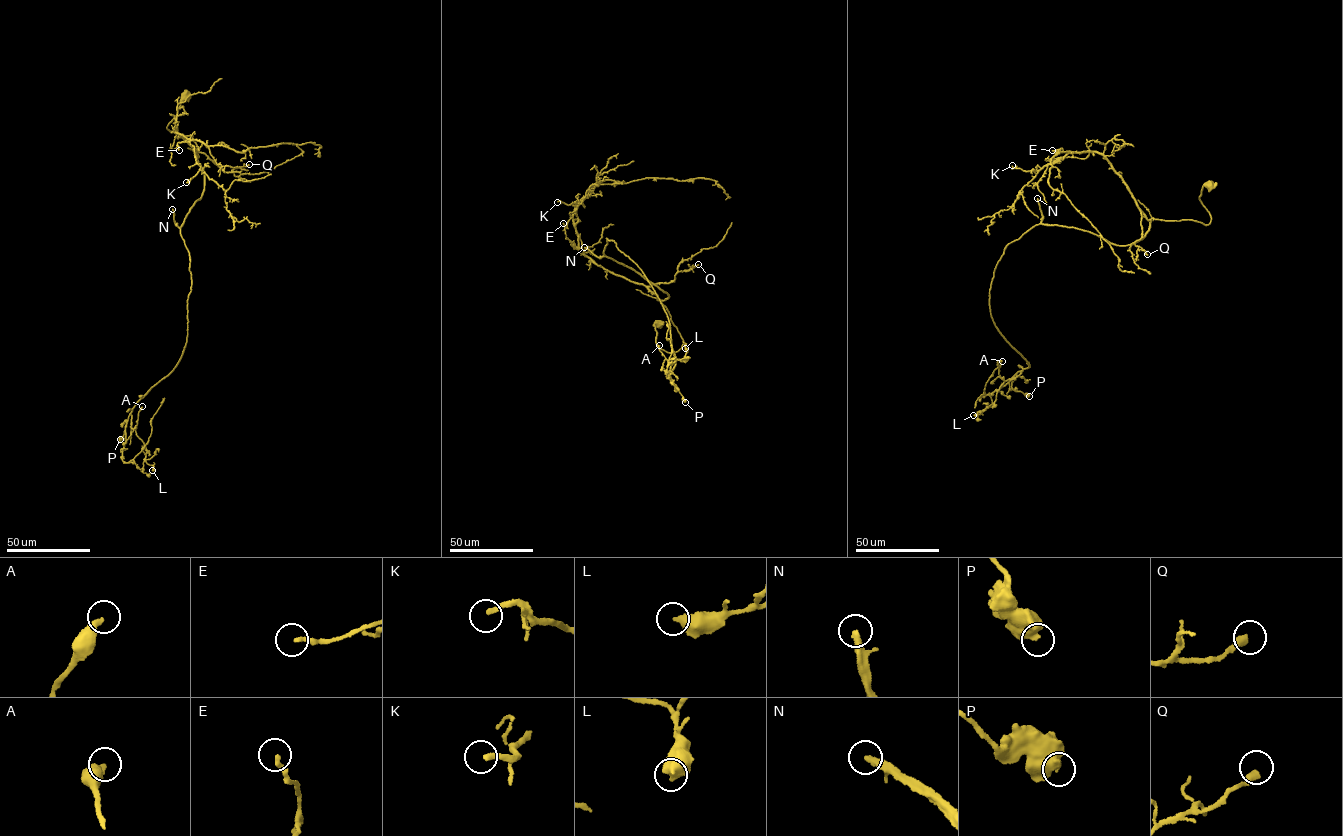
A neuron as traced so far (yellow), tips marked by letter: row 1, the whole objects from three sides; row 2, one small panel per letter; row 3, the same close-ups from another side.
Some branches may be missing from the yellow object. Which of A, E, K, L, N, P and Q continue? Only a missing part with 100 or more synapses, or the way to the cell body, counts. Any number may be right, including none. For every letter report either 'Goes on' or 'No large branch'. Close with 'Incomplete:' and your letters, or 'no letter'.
A: No large branch
E: No large branch
K: No large branch
L: No large branch
N: Goes on
P: No large branch
Q: No large branch
Incomplete: N

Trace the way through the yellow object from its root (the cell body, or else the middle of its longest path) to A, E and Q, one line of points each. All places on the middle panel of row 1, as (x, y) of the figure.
A: (658, 323), (658, 347), (681, 348), (667, 293), (605, 255), (606, 238), (666, 314), (671, 374), (659, 345)
E: (658, 323), (658, 347), (681, 348), (657, 296), (581, 253), (572, 218), (565, 228), (563, 223)
Q: (658, 323), (658, 347), (669, 352), (681, 348), (682, 339), (669, 311), (648, 287), (667, 283), (698, 264)

